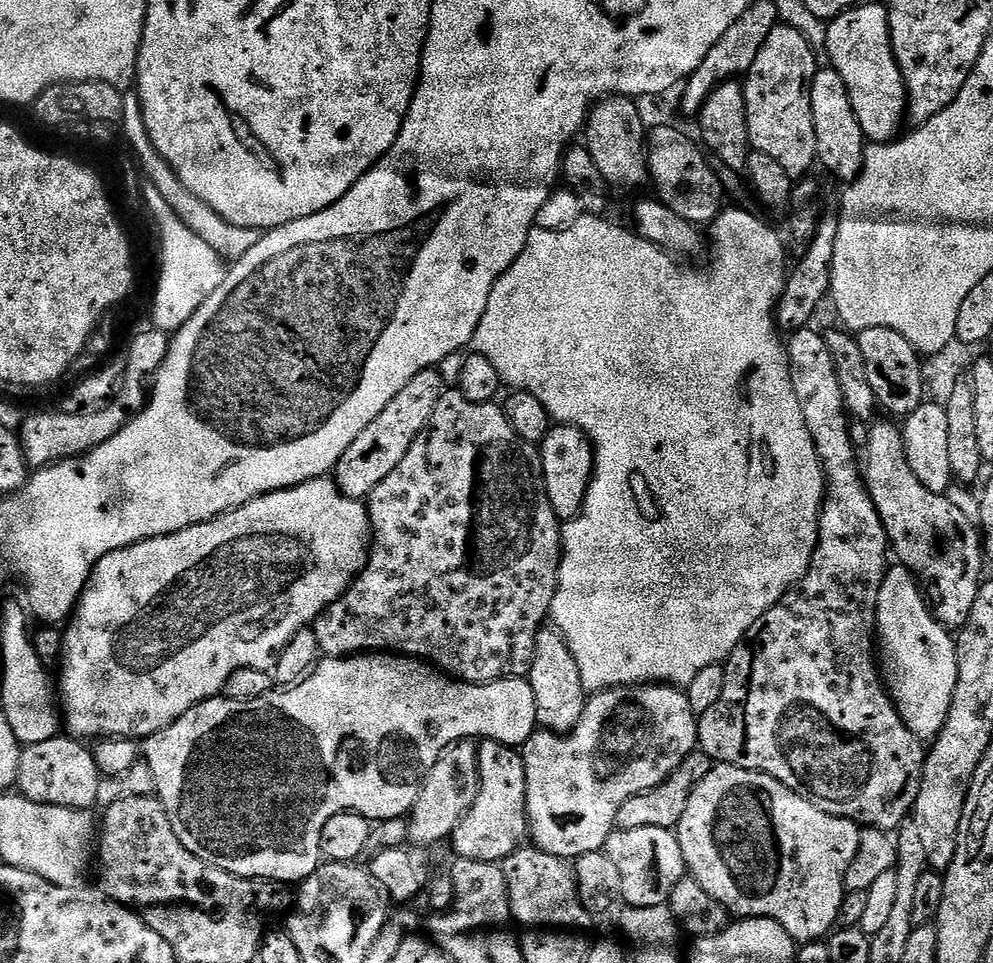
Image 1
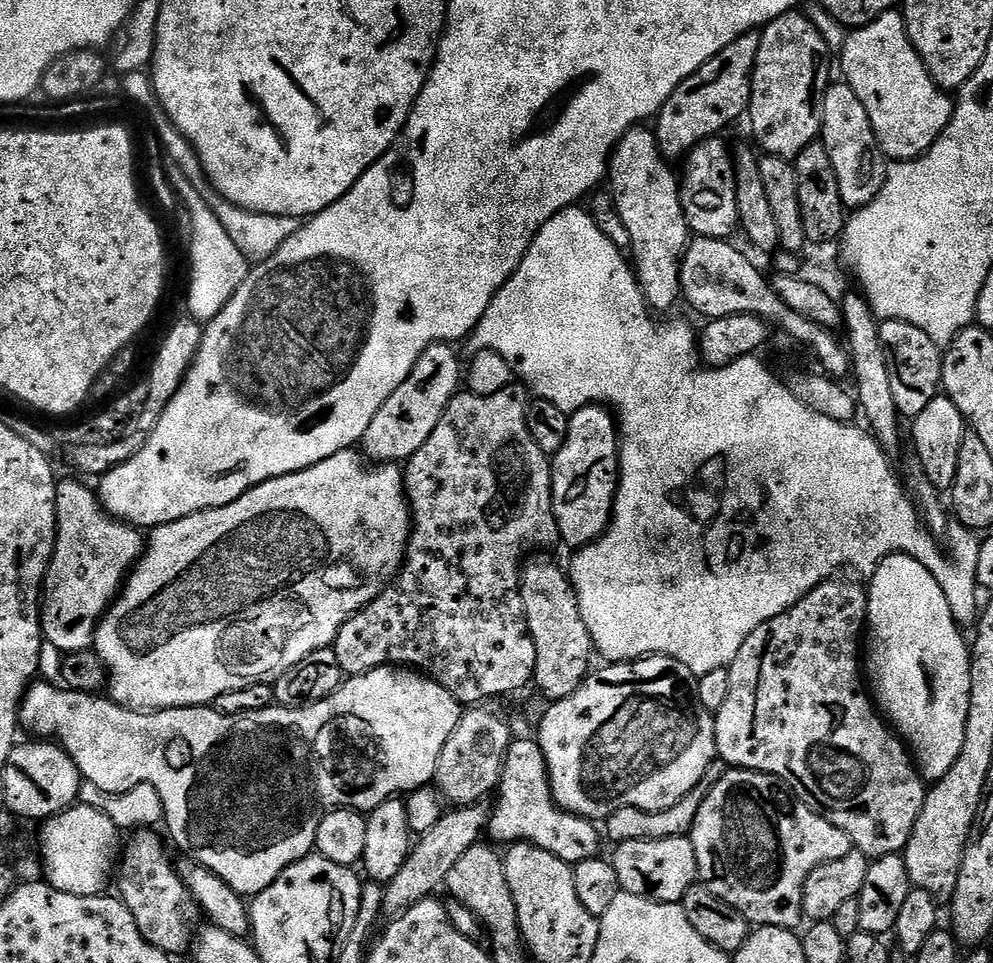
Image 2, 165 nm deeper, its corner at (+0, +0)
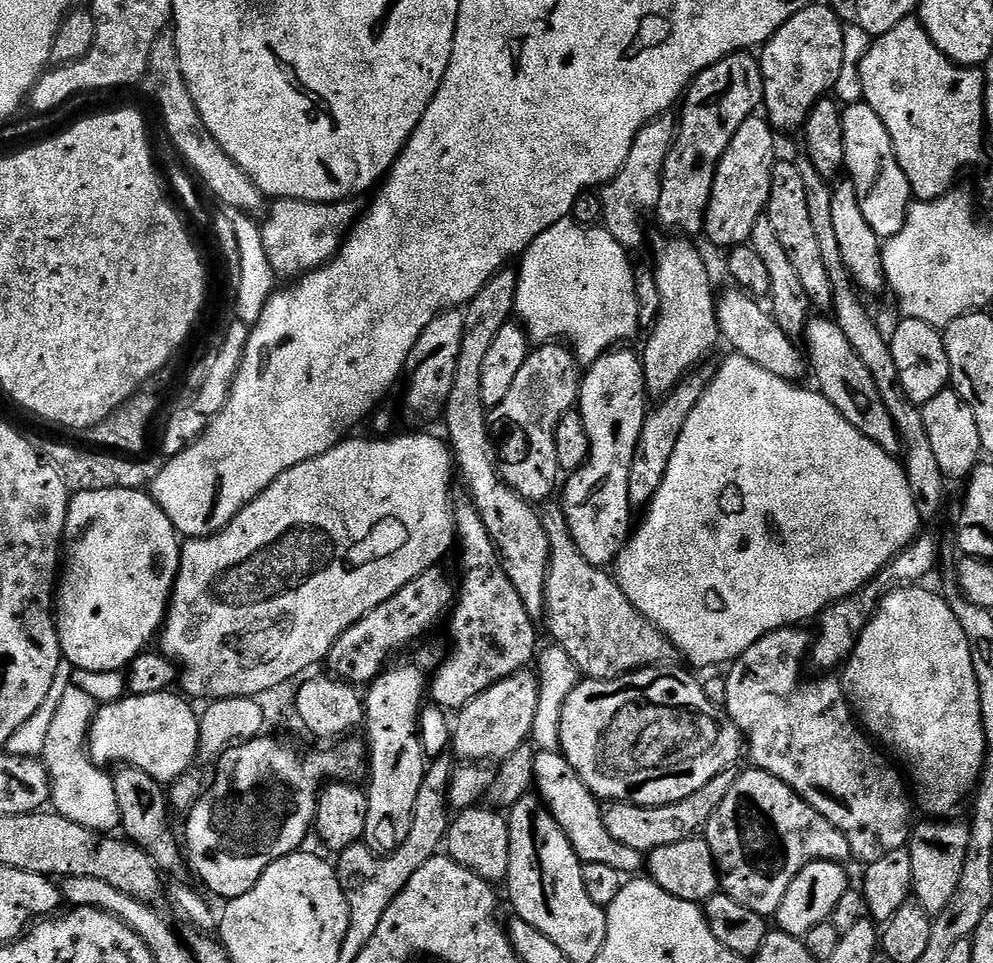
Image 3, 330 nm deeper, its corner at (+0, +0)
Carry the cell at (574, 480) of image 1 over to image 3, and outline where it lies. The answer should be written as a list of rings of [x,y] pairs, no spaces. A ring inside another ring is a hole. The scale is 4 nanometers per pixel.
[[[620,346],[605,352],[587,365],[583,373],[578,411],[590,438],[590,454],[586,463],[562,484],[562,507],[570,534],[582,558],[603,569],[615,565],[630,539],[630,466],[634,462],[644,418],[650,411],[650,400],[644,390],[644,361],[637,353],[635,356],[626,349]]]

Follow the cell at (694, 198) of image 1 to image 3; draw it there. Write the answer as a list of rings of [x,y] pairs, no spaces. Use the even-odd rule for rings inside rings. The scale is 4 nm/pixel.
[[[757,114],[746,118],[742,126],[738,126],[738,134],[730,138],[730,146],[726,146],[726,152],[718,162],[718,170],[714,174],[714,190],[710,194],[708,213],[704,219],[703,235],[708,236],[712,244],[717,244],[723,250],[731,250],[747,245],[754,234],[754,222],[758,222],[760,216],[765,215],[770,198],[770,178],[772,167],[778,163],[776,156],[777,133],[763,115]]]

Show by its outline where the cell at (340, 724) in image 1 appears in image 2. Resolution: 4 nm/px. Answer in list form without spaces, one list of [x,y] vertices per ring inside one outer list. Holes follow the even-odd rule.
[[[385,666],[363,672],[361,676],[348,676],[340,689],[330,694],[327,700],[303,706],[284,706],[288,708],[255,708],[252,712],[222,712],[216,706],[198,708],[162,708],[159,710],[137,710],[123,708],[110,698],[99,700],[100,696],[91,692],[73,692],[52,684],[36,682],[24,693],[20,704],[20,726],[26,733],[33,732],[36,738],[55,738],[61,748],[65,748],[78,766],[81,777],[88,780],[100,792],[108,792],[109,797],[119,798],[125,792],[134,790],[138,784],[149,784],[158,790],[164,803],[163,823],[168,824],[172,840],[191,859],[206,866],[218,878],[225,880],[233,890],[245,898],[254,898],[266,891],[288,867],[303,856],[309,855],[316,847],[316,835],[320,818],[325,812],[337,808],[350,808],[361,814],[373,812],[378,806],[393,798],[403,797],[409,792],[431,785],[436,779],[436,763],[442,754],[442,746],[454,734],[462,715],[462,705],[434,679],[425,678],[404,666]]]

